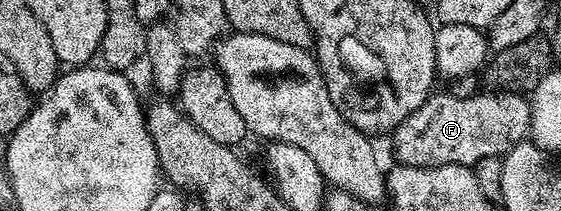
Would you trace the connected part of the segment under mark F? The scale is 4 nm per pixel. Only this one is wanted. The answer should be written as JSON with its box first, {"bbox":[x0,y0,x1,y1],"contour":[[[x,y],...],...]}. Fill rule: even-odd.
{"bbox":[393,90,530,168],"contour":[[[442,90],[436,94],[430,94],[398,128],[393,129],[393,152],[396,163],[415,166],[416,168],[434,168],[435,166],[447,166],[448,164],[467,164],[474,166],[480,159],[488,156],[503,157],[512,150],[515,145],[526,139],[530,131],[530,101],[524,95],[515,92],[503,92],[484,96],[478,94],[459,98]]]}

